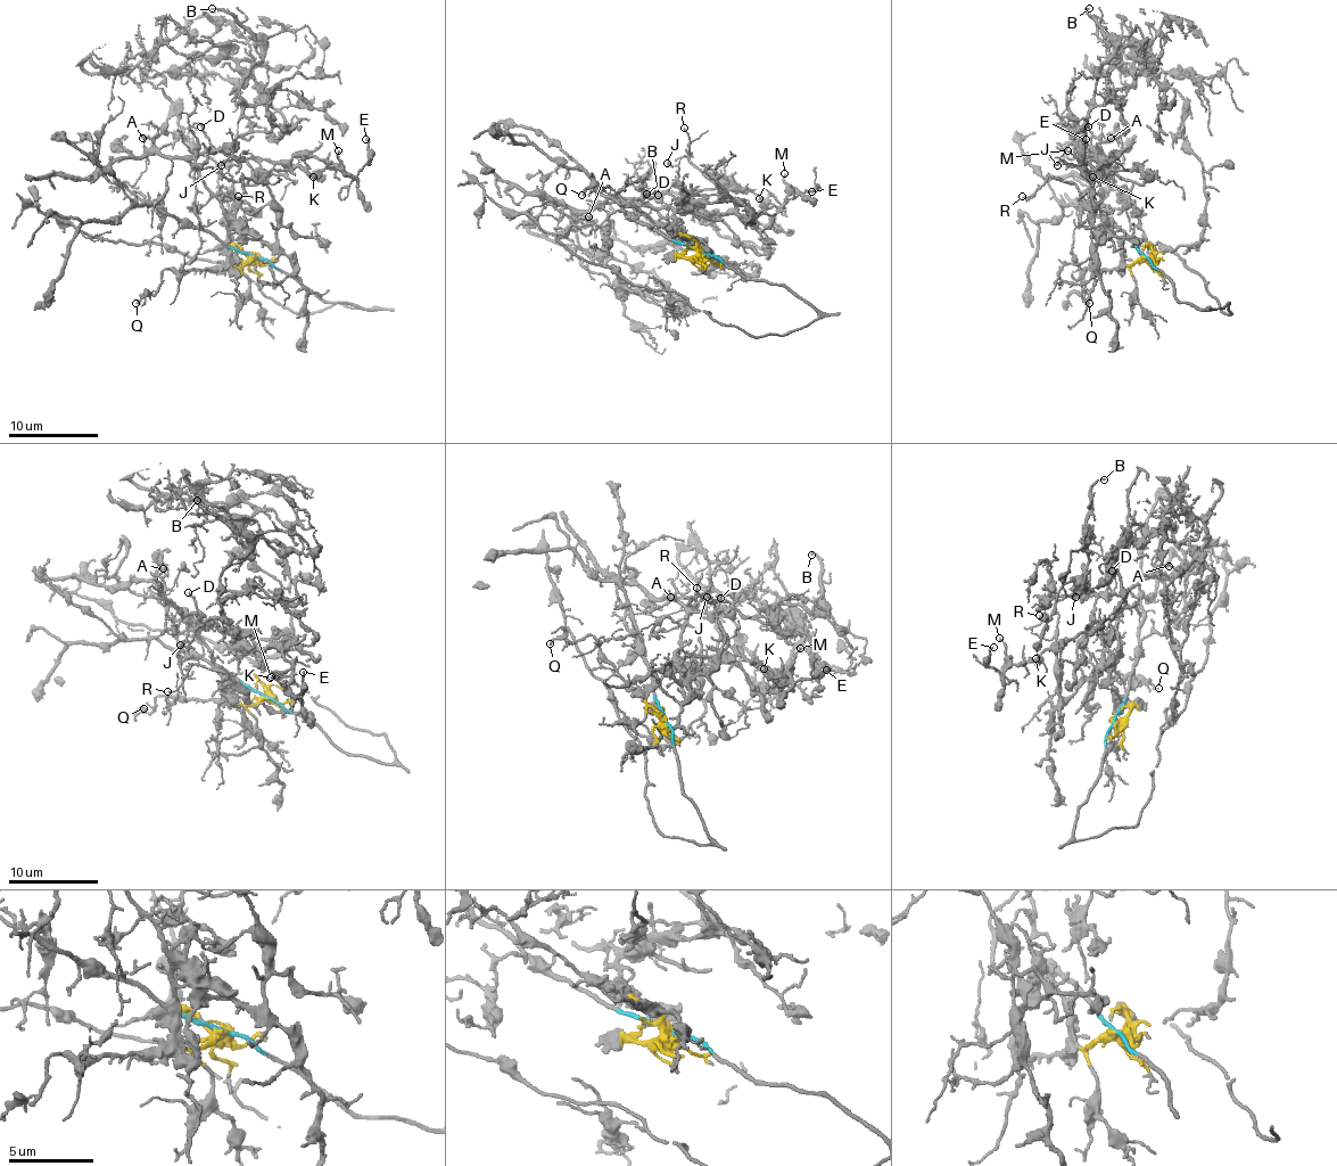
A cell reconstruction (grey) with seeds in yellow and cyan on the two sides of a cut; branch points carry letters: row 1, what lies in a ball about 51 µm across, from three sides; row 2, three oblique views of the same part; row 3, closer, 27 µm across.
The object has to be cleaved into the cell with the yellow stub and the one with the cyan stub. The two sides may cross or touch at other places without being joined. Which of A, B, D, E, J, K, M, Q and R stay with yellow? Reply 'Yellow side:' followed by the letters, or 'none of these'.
Yellow side: A, B, D, E, J, K, M, Q, R

